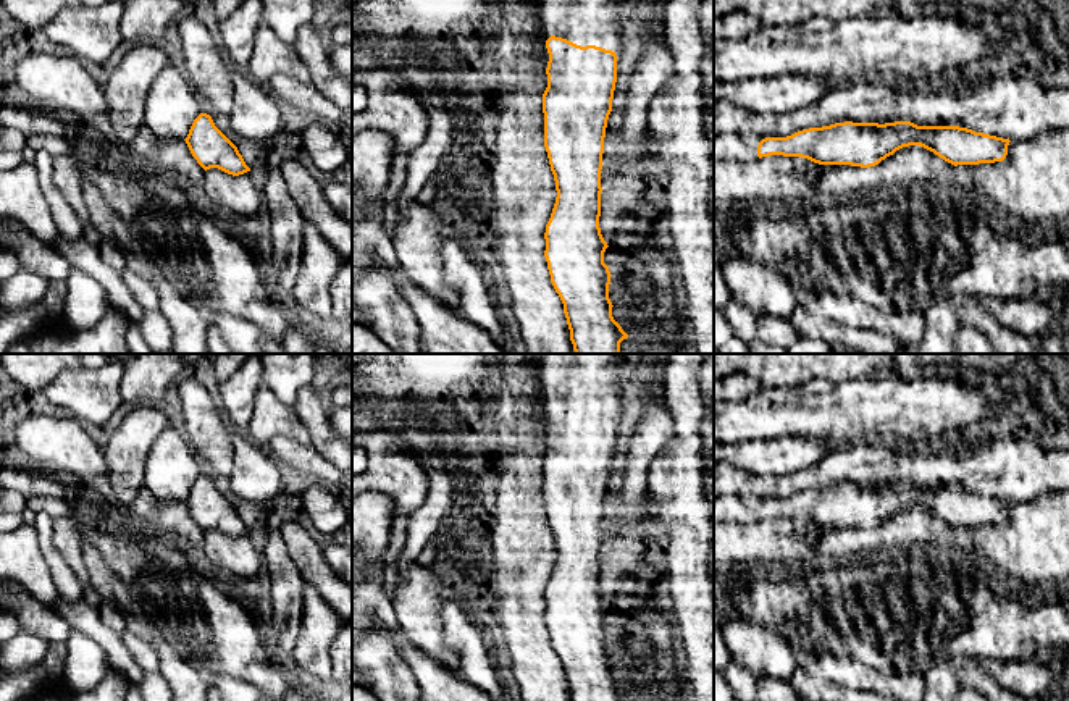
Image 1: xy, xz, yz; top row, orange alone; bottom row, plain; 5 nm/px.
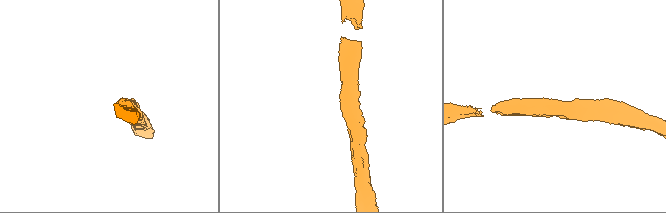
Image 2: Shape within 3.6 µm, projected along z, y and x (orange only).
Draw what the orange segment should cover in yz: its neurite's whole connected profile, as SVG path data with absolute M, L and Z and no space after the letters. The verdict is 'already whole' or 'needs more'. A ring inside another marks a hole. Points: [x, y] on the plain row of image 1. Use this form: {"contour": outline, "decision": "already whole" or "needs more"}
{"contour": "M845 483L803 491L786 499L765 499L757 507L757 518L801 518L819 527L869 530L903 509L920 507L958 528L1003 523L1009 504L959 488Z", "decision": "already whole"}

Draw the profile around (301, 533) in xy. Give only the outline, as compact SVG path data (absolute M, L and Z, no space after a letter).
M304 520L299 523L294 523L292 544L287 548L292 560L296 560L299 548L307 546L310 543L310 533L312 533L312 530L308 528L308 525Z

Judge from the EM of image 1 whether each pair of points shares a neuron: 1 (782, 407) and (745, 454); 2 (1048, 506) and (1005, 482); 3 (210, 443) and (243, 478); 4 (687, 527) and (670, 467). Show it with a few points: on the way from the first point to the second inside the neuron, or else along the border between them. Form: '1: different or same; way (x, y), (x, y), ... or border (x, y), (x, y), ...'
1: different; border (793, 435), (730, 443)
2: different; border (1052, 491), (1011, 503)
3: different; border (234, 441), (234, 465), (230, 472)
4: same; way (683, 512), (682, 496), (675, 482)

